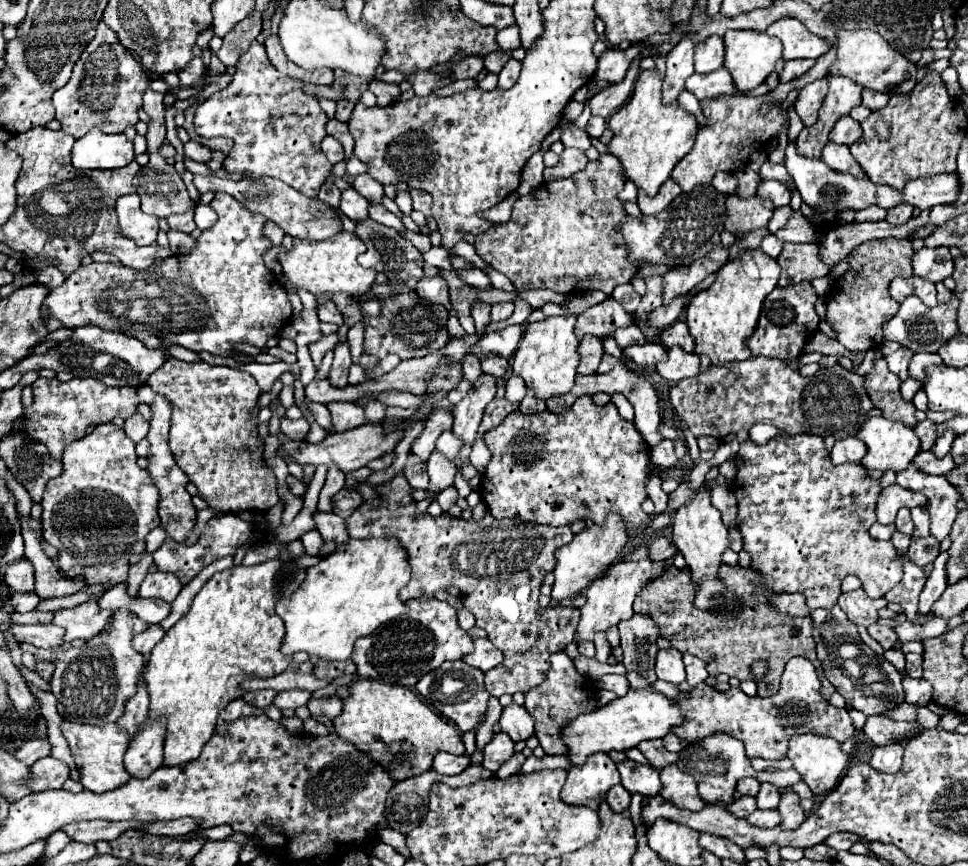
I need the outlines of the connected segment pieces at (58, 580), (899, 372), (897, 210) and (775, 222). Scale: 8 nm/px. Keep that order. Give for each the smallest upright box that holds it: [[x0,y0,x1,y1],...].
[[21,519,85,599],[885,347,913,381],[885,203,913,225],[767,205,791,233]]

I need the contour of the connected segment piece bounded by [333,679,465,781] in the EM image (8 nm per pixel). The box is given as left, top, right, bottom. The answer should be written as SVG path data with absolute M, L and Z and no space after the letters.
M357 679L349 685L349 697L343 701L341 715L333 719L333 727L343 739L355 743L357 749L385 765L397 781L429 771L433 757L441 751L451 755L465 753L459 729L435 715L415 691L373 679Z

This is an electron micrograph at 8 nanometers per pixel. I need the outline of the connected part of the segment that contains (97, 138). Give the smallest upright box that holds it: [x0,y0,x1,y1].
[71,129,135,169]

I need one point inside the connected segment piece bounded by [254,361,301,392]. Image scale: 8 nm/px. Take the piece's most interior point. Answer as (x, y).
(269, 373)

